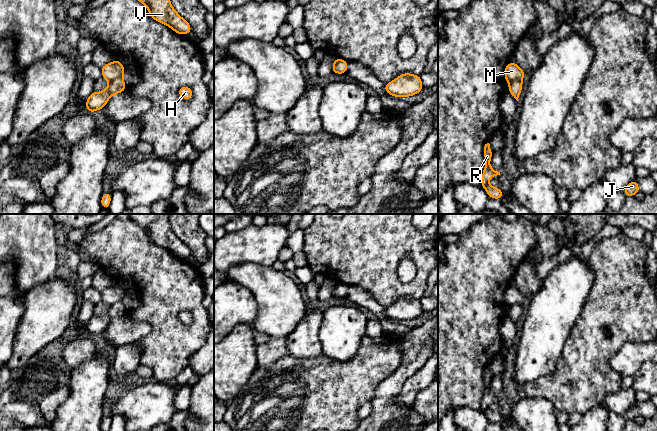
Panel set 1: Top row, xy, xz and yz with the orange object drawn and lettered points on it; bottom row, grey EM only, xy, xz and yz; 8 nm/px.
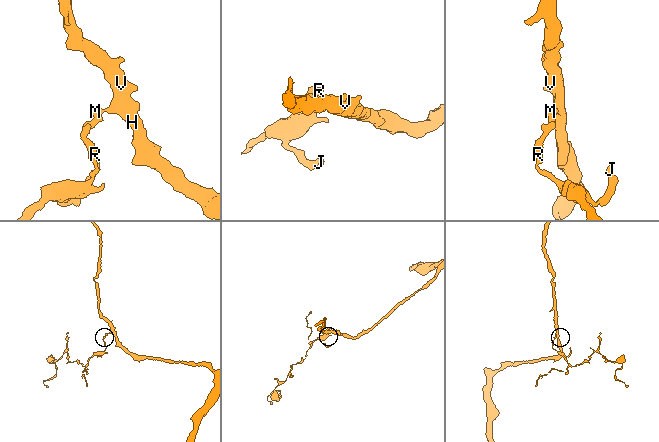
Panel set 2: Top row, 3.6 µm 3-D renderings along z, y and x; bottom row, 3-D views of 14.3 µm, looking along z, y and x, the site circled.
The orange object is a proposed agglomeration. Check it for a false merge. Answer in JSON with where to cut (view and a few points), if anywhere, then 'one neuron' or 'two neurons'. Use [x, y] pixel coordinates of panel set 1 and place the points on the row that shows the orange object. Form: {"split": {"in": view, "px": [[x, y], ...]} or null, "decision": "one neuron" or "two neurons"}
{"split": {"in": "xy", "px": [[121, 76], [109, 82]]}, "decision": "two neurons"}

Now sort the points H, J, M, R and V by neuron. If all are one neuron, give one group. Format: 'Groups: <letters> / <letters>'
Groups: H M V / J R

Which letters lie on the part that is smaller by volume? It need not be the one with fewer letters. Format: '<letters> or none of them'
J, R

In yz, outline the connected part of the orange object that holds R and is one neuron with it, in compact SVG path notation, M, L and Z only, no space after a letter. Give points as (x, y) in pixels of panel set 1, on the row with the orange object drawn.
M487 143L484 146L484 159L485 159L485 167L483 170L483 175L481 177L481 186L485 189L488 196L490 198L498 199L500 200L503 197L503 191L500 188L493 188L489 183L488 179L490 177L494 177L497 175L500 175L500 172L494 170L490 166L490 161L493 156L493 153L490 149L490 144Z

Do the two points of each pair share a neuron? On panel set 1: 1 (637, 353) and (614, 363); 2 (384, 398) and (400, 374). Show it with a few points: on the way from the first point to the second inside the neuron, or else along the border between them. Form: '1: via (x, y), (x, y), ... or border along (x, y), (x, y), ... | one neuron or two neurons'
1: via (631, 356), (626, 361), (620, 362) | one neuron
2: via (387, 392), (396, 380) | one neuron

